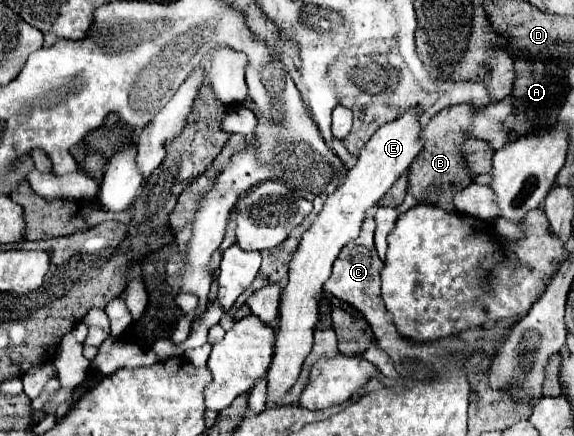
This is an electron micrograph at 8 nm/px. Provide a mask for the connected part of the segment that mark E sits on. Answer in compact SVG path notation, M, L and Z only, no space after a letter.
M415 106L409 108L403 116L397 120L383 124L373 138L365 144L361 150L357 164L349 168L347 180L341 188L335 190L325 200L325 206L313 226L303 234L301 244L297 252L293 254L289 262L289 284L283 290L281 296L281 308L279 308L279 330L277 330L277 342L275 342L275 356L267 372L267 400L265 406L277 406L281 398L291 390L291 386L297 382L303 360L311 352L313 346L313 330L319 320L319 298L323 294L323 284L331 276L331 266L339 254L339 250L355 240L359 236L361 222L371 206L375 206L385 192L397 182L397 178L407 172L415 156L423 148L421 140L421 116L423 108Z

